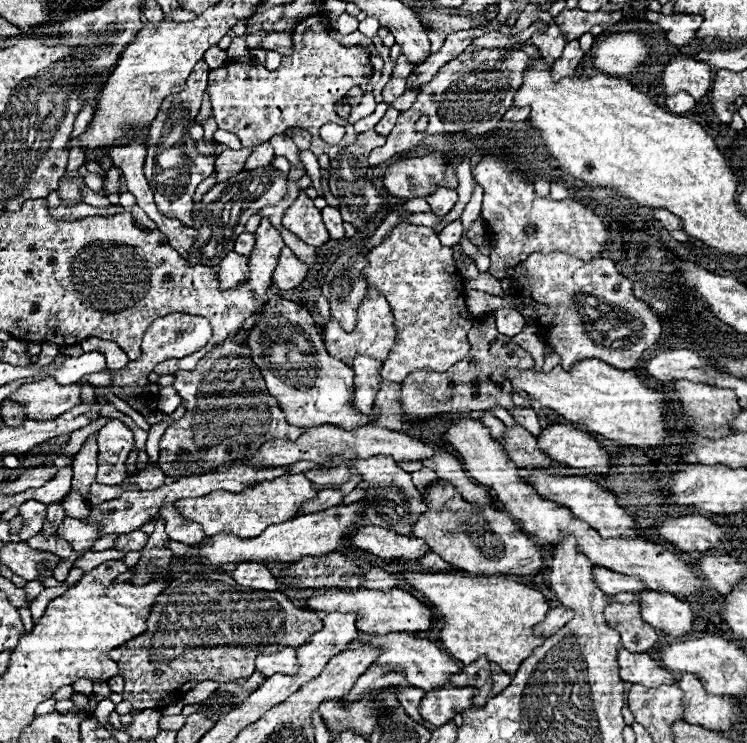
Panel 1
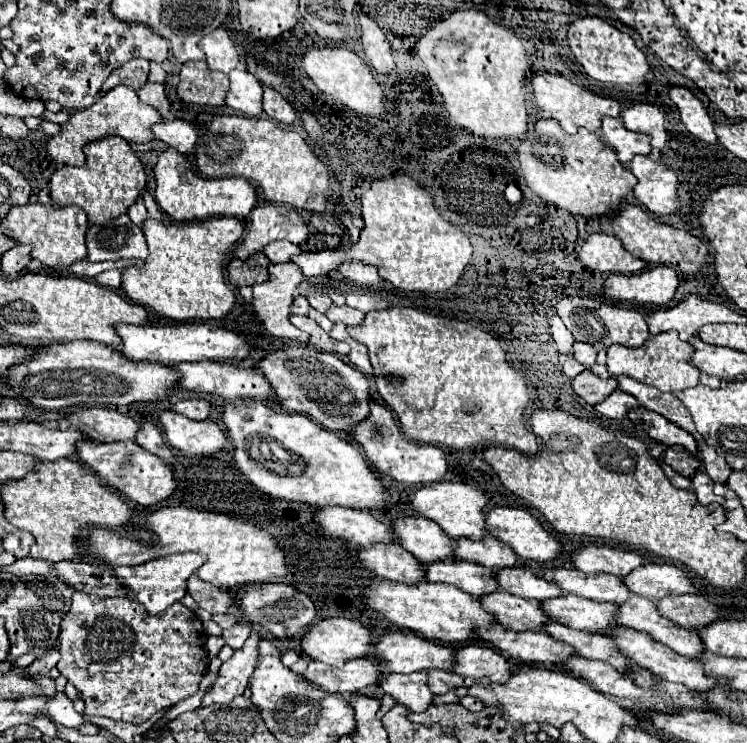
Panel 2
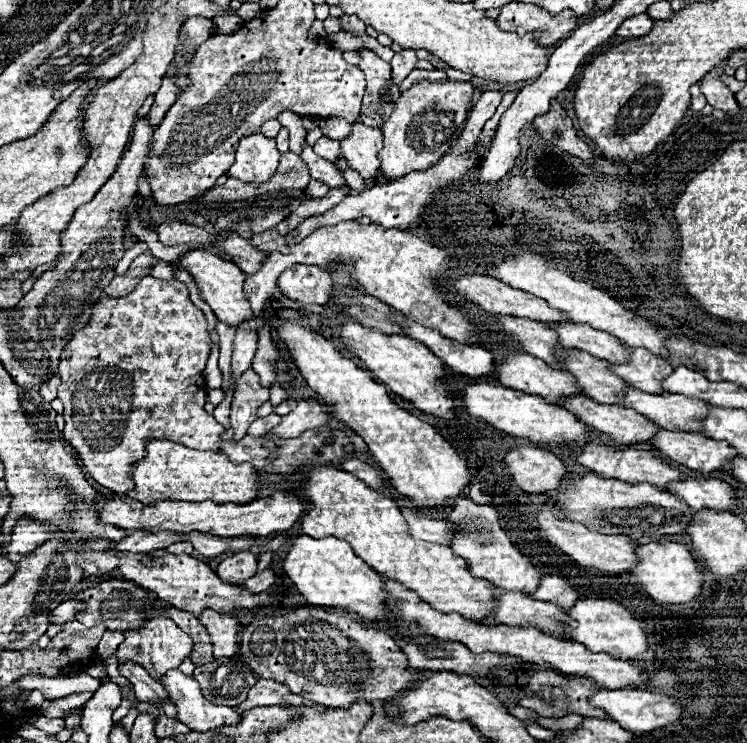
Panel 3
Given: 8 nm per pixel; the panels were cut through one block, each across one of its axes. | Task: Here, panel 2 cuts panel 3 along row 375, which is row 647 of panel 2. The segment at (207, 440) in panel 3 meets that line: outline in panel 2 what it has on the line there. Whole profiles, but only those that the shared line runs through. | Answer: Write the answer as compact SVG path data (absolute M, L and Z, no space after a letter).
M74 592L72 610L62 622L58 642L62 654L58 670L76 686L76 690L80 690L80 696L86 702L84 714L126 720L132 724L142 724L156 712L196 694L210 662L206 650L202 650L206 644L202 622L182 602L172 604L164 614L148 616L144 614L144 608L130 598L100 598Z

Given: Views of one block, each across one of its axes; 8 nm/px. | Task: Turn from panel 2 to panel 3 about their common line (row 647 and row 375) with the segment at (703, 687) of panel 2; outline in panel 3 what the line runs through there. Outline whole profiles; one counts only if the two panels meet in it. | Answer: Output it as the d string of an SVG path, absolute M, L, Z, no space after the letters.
M630 348L630 360L624 364L610 362L610 366L622 380L644 392L664 392L660 384L674 370L664 358L646 348Z

